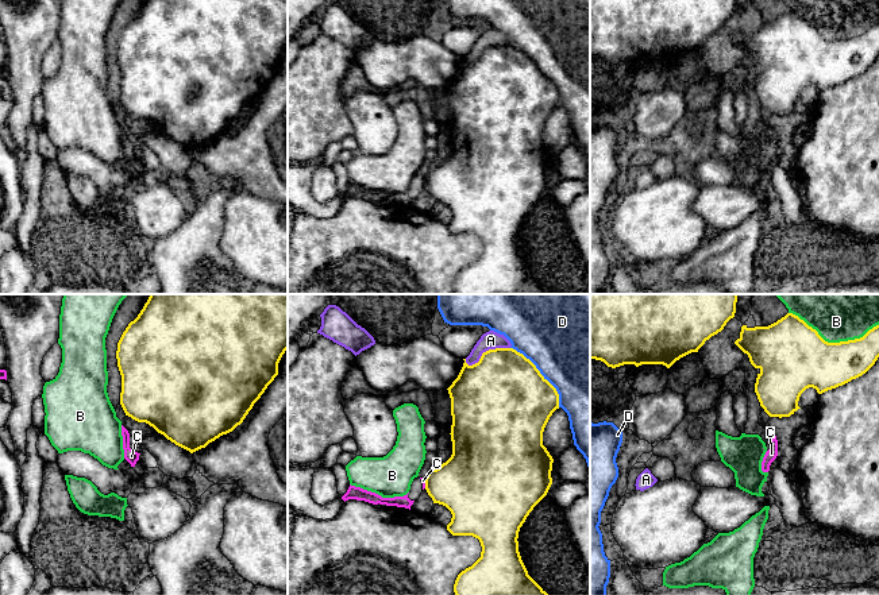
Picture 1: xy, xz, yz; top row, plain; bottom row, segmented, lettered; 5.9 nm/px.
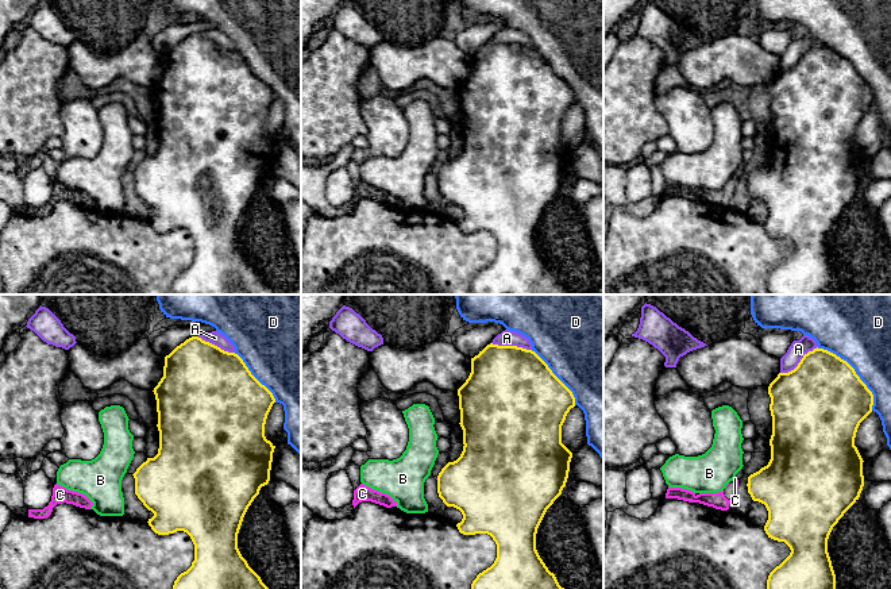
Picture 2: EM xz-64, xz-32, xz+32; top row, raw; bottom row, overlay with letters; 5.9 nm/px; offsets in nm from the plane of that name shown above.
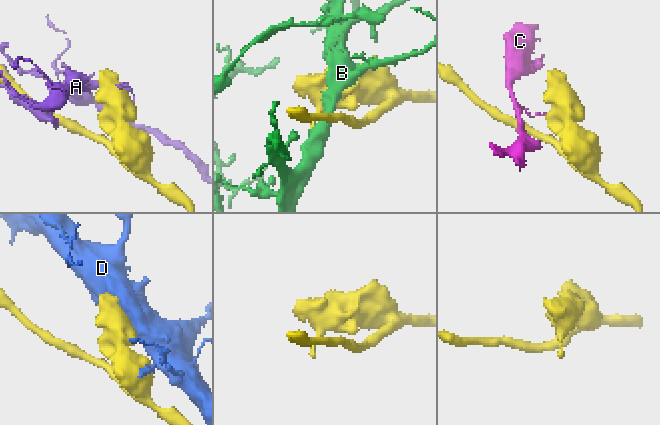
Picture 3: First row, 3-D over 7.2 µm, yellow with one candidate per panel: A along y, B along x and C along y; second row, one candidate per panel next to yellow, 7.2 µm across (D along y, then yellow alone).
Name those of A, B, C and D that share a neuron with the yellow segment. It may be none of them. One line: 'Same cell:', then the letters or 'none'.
Same cell: none

